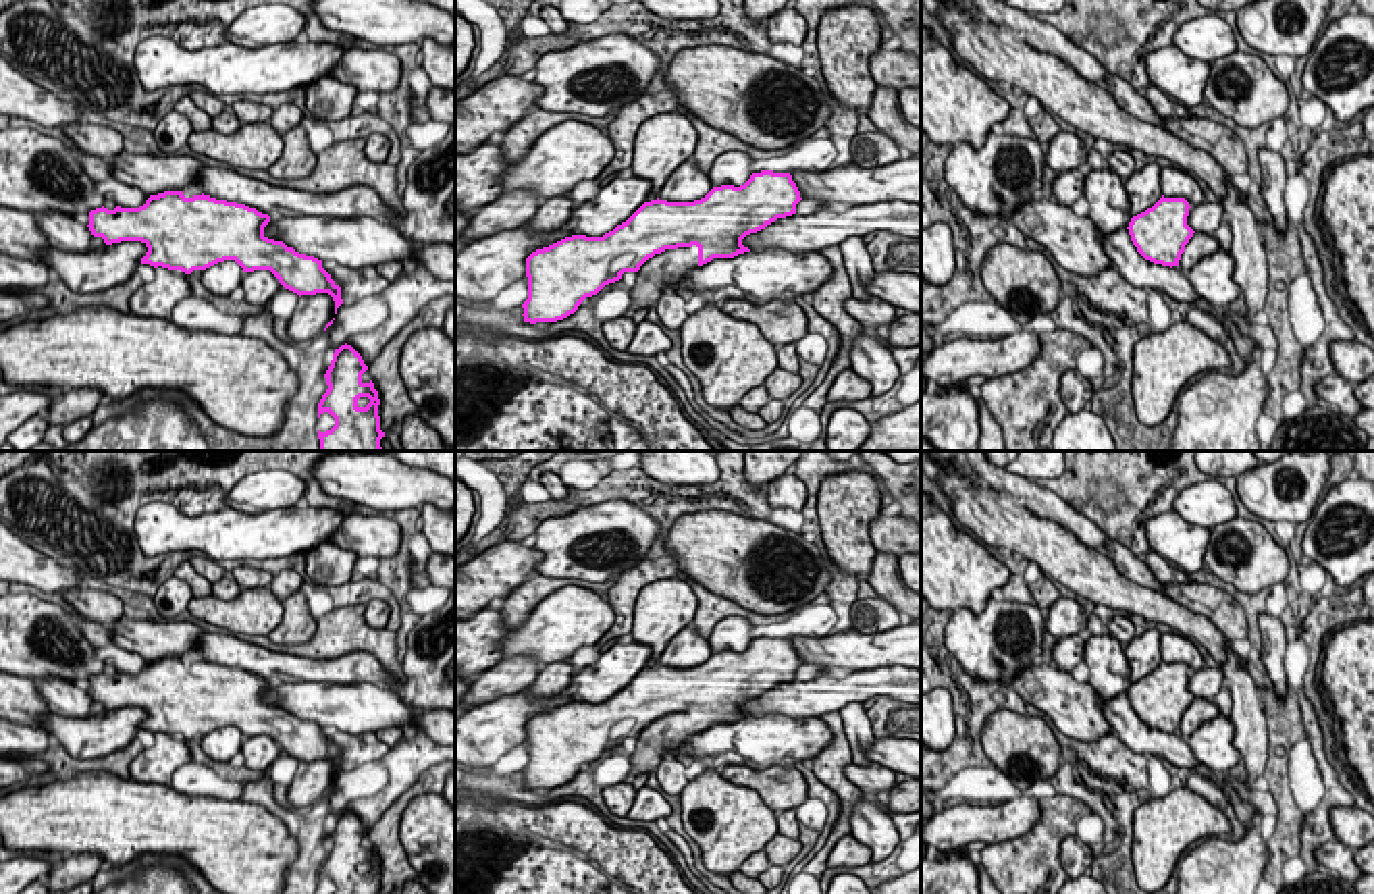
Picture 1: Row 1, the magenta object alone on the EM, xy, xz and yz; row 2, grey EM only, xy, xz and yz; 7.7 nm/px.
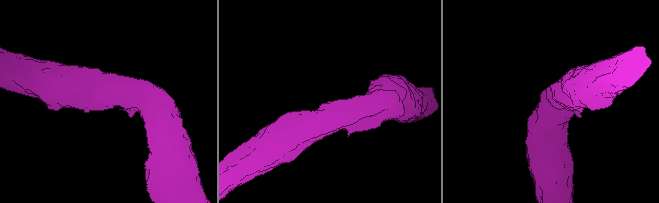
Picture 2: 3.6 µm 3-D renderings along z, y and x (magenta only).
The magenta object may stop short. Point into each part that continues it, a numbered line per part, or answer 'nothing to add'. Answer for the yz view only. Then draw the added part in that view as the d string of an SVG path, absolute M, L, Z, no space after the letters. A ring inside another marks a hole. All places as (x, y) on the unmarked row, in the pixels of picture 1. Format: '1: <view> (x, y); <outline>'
1: yz (1200, 710); M1193 699L1189 709L1185 711L1185 717L1181 719L1179 734L1189 740L1189 736L1208 719L1218 717L1218 705L1214 701L1206 699Z

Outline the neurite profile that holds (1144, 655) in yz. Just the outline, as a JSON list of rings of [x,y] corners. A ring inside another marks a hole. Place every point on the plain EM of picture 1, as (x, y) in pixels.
[[[1147,628],[1127,645],[1125,655],[1131,665],[1131,684],[1145,678],[1162,663],[1160,636],[1156,628]]]

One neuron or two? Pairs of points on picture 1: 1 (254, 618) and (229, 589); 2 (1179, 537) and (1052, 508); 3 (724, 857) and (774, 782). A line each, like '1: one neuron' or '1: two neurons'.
1: one neuron
2: two neurons
3: one neuron

